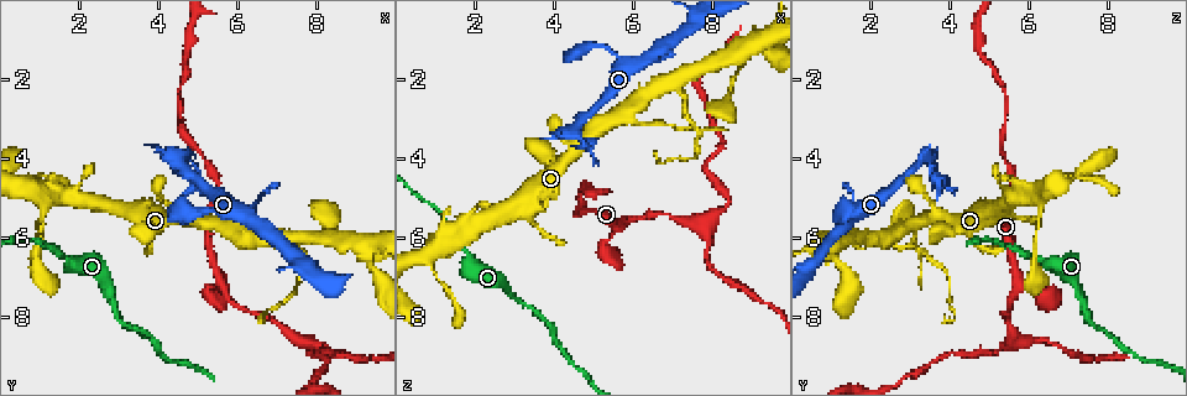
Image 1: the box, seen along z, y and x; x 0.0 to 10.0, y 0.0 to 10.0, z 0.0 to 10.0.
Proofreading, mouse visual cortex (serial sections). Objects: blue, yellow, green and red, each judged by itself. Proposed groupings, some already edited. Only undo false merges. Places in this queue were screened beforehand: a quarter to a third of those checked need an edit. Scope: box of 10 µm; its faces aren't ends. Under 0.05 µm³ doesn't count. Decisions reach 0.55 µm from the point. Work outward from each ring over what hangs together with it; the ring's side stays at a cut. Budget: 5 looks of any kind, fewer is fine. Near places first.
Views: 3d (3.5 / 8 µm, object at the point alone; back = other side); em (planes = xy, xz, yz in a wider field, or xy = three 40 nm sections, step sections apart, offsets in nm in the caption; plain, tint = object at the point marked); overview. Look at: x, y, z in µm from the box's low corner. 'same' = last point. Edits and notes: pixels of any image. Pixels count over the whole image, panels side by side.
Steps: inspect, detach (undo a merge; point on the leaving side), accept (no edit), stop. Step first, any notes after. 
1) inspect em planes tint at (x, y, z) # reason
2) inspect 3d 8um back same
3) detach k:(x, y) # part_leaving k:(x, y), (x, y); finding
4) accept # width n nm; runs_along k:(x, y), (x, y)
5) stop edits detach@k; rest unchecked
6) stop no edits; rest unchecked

inspect 3d 3.5um at (7.05, 5.95, 2.00) # arms part here

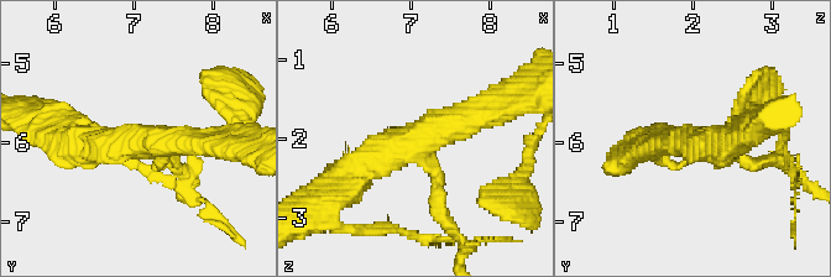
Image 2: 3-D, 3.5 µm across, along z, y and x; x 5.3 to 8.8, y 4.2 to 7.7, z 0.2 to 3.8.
inspect em xy step 2 tint at (7.00, 6.00, 2.05)

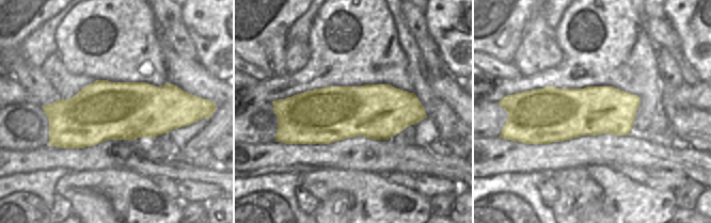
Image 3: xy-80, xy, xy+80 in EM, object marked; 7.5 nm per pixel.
accept # runs_along 3:(283, 104), (295, 111), (423, 115); one cell here

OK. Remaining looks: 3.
inspect 3d 8um back at (4.55, 4.10, 3.25) # sharp bend

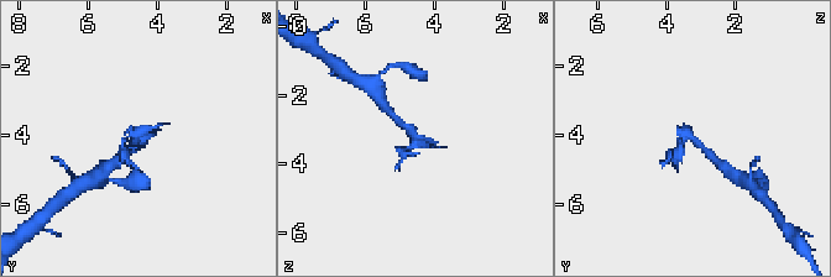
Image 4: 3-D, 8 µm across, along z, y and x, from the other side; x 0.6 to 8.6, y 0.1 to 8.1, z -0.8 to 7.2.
inspect em xy step 3 tint same

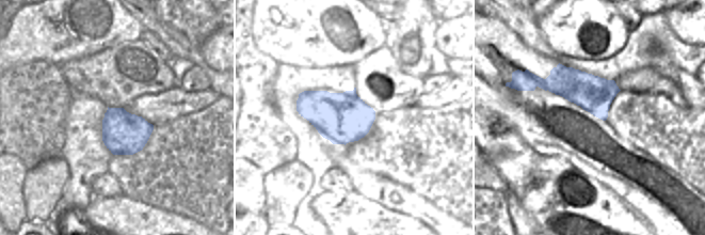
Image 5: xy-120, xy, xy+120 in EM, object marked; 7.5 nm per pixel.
detach 4:(678, 151) # part_leaving 4:(689, 135), (662, 166); a second cell is stuck on

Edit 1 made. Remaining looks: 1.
stop edits detach@4; rest unchecked

